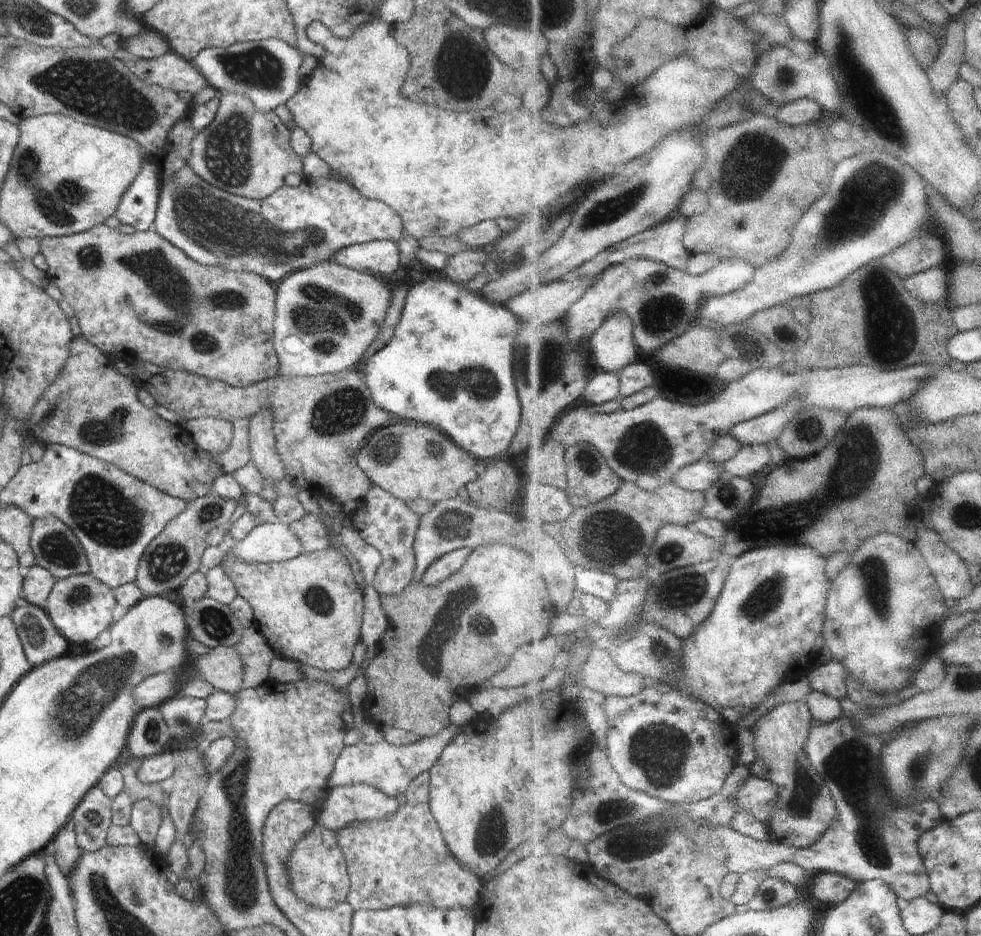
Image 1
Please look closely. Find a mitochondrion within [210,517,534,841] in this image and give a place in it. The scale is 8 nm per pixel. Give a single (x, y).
(457, 605)

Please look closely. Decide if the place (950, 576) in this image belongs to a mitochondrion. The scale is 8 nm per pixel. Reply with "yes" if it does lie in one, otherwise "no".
no

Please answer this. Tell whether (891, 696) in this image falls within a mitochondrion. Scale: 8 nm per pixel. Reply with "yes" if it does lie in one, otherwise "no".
no

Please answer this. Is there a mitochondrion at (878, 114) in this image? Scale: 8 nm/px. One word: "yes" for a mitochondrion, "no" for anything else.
yes

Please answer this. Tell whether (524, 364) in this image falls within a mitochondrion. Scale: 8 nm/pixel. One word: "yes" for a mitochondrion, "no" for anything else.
yes

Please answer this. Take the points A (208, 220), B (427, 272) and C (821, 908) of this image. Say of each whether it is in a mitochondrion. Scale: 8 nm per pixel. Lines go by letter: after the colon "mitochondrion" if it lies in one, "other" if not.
A: mitochondrion
B: other
C: other

